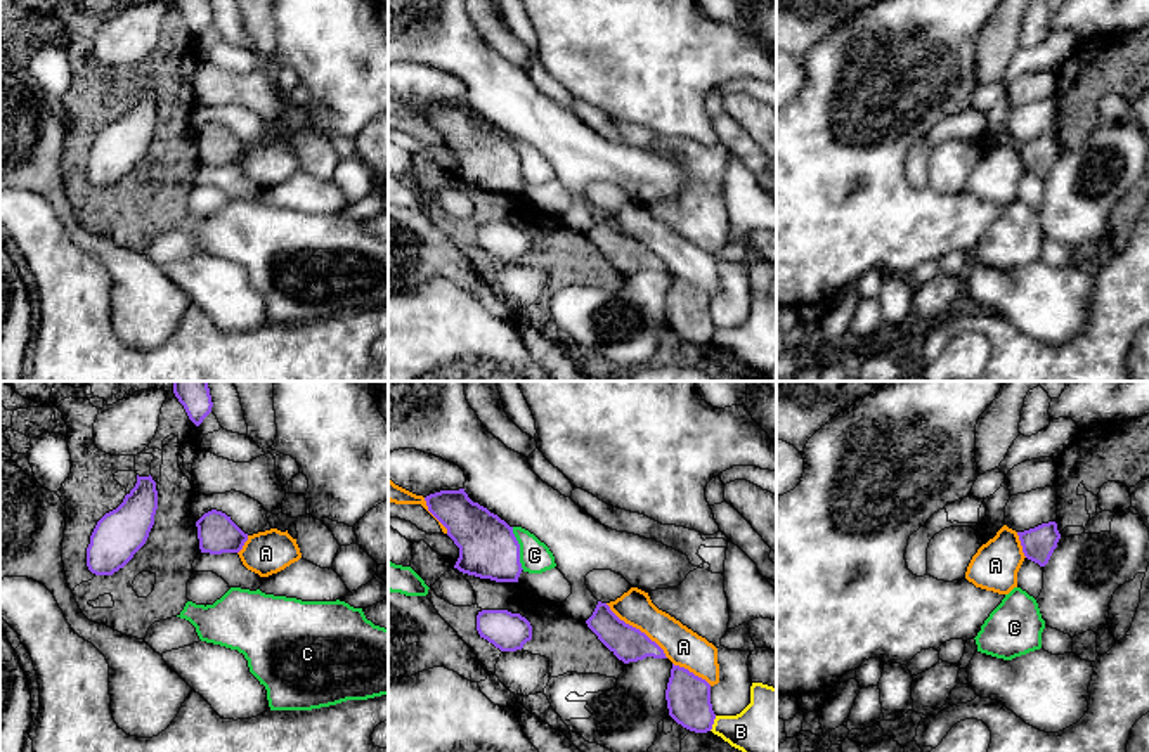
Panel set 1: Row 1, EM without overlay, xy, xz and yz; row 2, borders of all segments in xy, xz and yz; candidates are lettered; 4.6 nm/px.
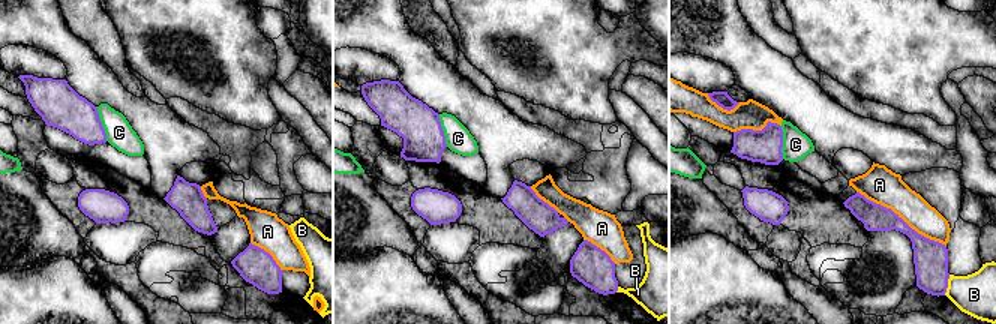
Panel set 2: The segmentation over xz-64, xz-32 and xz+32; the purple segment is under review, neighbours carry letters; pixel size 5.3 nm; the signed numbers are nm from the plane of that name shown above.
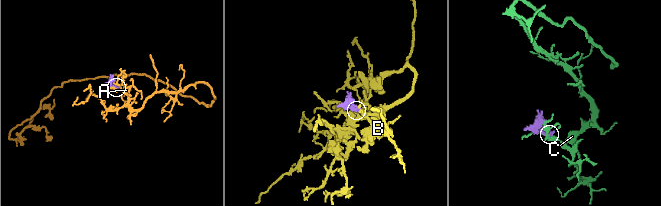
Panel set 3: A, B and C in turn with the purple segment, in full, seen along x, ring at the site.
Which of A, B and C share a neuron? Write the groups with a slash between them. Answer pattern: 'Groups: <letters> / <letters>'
Groups: A / B / C

